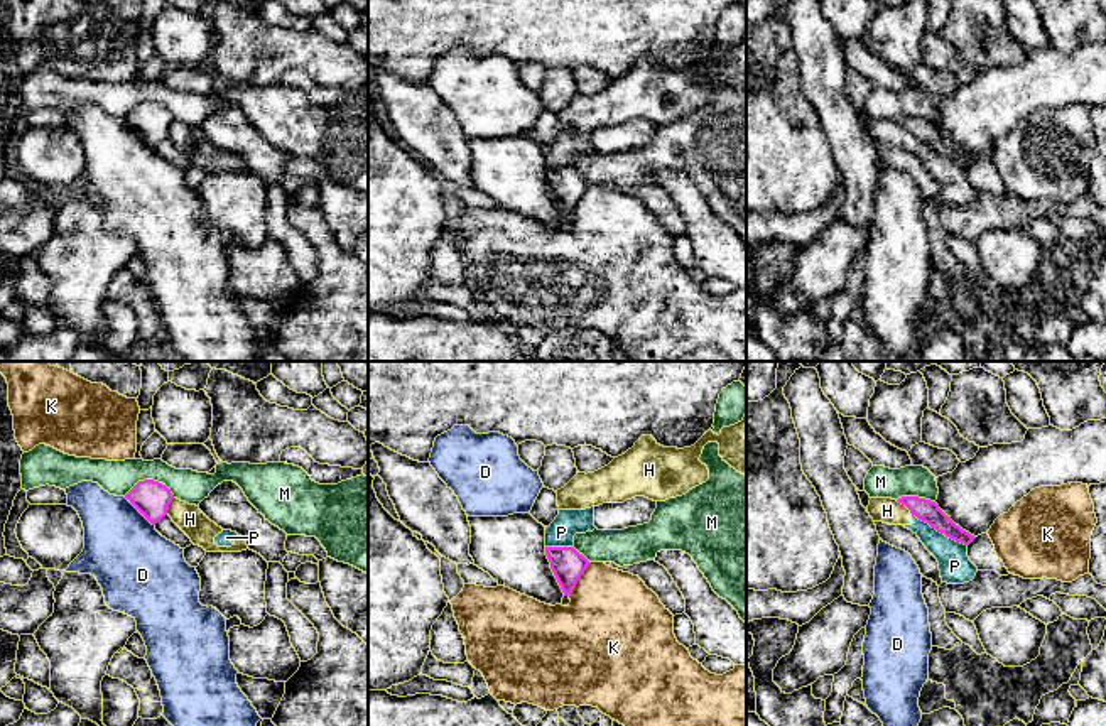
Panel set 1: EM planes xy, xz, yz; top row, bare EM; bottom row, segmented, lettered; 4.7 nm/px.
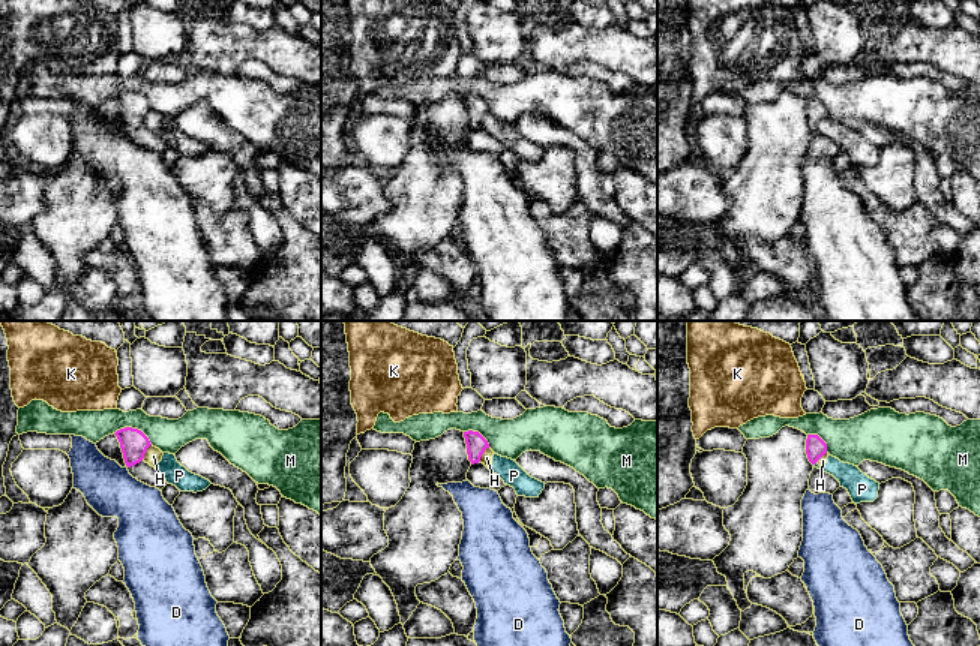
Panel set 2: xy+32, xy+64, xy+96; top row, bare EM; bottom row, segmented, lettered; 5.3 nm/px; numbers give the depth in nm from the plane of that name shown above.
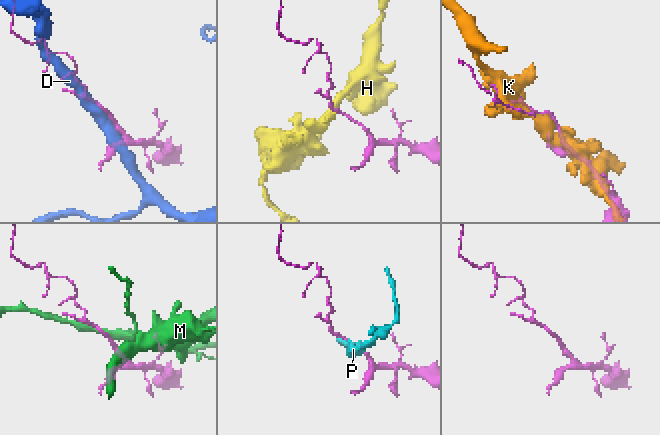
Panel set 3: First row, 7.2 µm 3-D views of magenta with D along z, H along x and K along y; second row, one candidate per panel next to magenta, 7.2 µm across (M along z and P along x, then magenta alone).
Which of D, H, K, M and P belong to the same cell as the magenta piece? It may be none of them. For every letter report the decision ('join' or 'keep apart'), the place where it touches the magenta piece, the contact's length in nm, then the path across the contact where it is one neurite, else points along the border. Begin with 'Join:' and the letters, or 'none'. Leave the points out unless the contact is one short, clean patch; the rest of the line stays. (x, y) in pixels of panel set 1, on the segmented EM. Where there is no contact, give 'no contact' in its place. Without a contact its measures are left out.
Join: none
D: keep apart; meets magenta in xy at (139, 510); contact 200 nm long
H: keep apart; meets magenta in yz at (904, 503); contact 110 nm long; border along yz (895, 500), (912, 514)
K: keep apart; meets magenta in xz at (580, 578); contact 200 nm long
M: keep apart; meets magenta in xy at (151, 480); contact 240 nm long
P: keep apart; meets magenta in yz at (939, 530); contact 300 nm long; border along yz (912, 514), (966, 546)

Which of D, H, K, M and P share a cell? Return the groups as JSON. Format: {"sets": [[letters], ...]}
{"sets": [["D"], ["H", "P"], ["K"], ["M"]]}

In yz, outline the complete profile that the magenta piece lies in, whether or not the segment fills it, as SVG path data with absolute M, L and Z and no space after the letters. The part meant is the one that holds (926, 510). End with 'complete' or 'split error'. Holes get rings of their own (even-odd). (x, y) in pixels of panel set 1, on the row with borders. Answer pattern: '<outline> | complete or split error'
M902 496L897 500L898 503L905 505L912 515L919 520L929 523L937 532L944 534L946 537L969 545L976 537L969 532L962 530L956 525L951 517L947 517L935 501L919 498L919 496Z | complete

